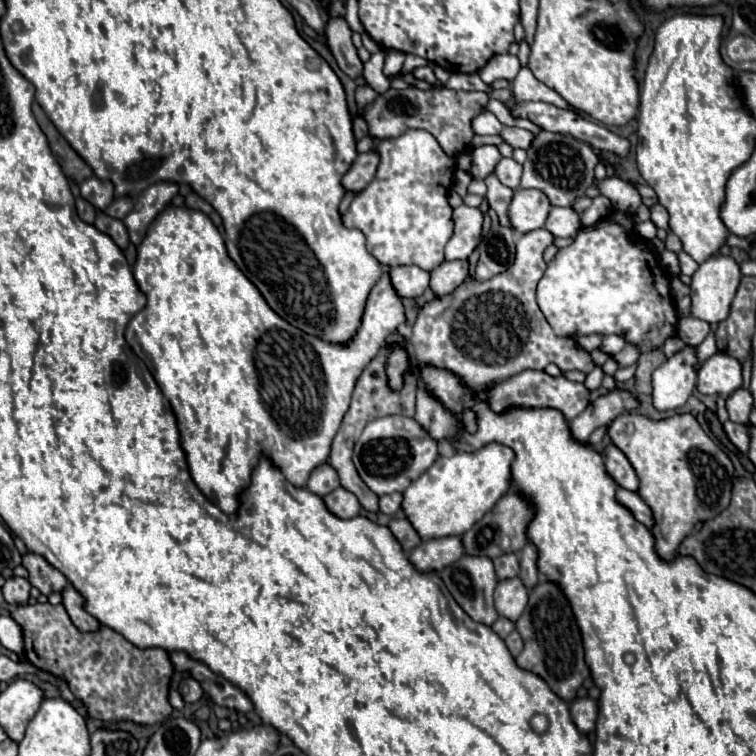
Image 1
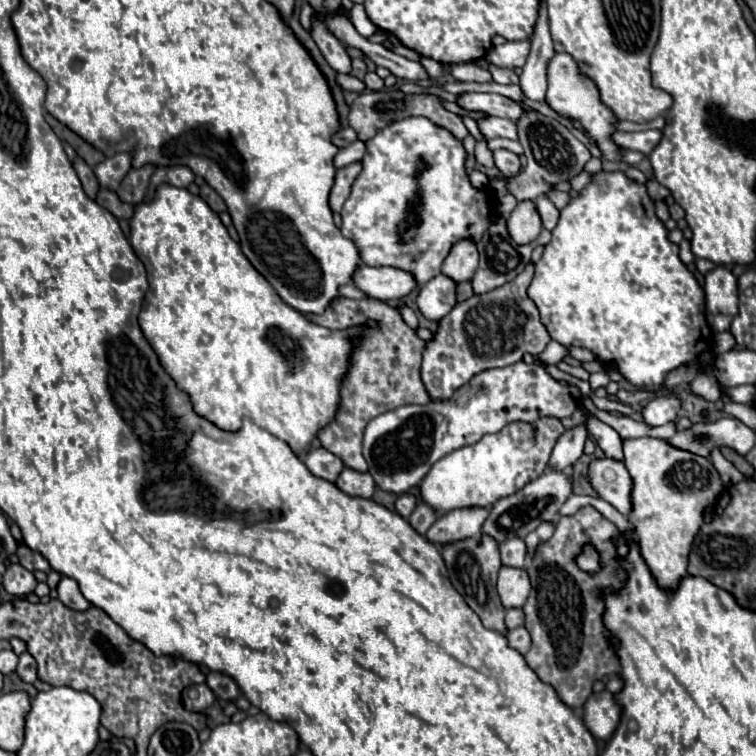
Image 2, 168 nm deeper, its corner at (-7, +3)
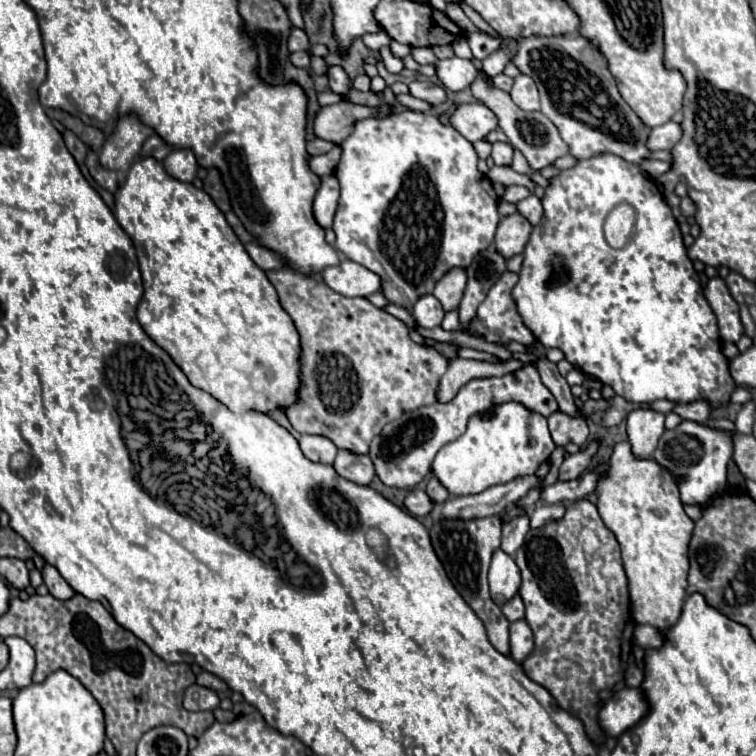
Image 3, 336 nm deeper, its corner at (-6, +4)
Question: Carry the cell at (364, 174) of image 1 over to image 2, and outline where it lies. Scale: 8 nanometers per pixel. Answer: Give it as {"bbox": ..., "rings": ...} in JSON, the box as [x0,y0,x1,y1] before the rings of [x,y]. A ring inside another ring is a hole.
{"bbox":[329,163,363,213],"rings":[[[351,163],[347,167],[341,167],[337,169],[337,175],[335,175],[335,185],[331,189],[331,195],[329,195],[329,205],[331,205],[331,211],[333,213],[339,213],[343,203],[347,201],[347,197],[351,195],[351,187],[353,187],[353,181],[359,177],[363,165],[361,163]]]}

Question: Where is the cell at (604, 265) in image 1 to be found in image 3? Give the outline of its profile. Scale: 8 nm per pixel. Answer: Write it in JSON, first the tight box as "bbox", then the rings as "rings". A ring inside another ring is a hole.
{"bbox":[512,154,736,408],"rings":[[[598,154],[592,158],[580,158],[572,168],[568,170],[560,170],[558,176],[548,180],[548,186],[544,188],[544,198],[542,198],[542,206],[544,206],[544,216],[542,222],[538,226],[532,228],[532,234],[524,246],[524,260],[522,260],[522,270],[518,274],[518,282],[512,288],[512,298],[516,302],[518,314],[522,318],[522,322],[532,330],[534,338],[546,348],[558,348],[564,352],[564,358],[574,366],[574,370],[594,376],[596,380],[600,380],[602,384],[608,384],[614,388],[614,392],[618,396],[622,396],[626,402],[634,402],[634,404],[650,404],[654,400],[670,400],[674,404],[690,404],[696,400],[706,400],[710,402],[712,408],[722,408],[730,402],[730,396],[736,388],[734,378],[730,376],[728,370],[728,358],[722,354],[722,340],[718,334],[718,326],[716,326],[716,316],[712,314],[712,308],[708,306],[702,286],[698,282],[696,270],[686,254],[686,246],[682,242],[682,234],[678,228],[678,222],[670,210],[670,206],[664,202],[664,196],[660,192],[660,188],[640,172],[640,168],[636,164],[630,164],[626,160],[622,160],[616,154]],[[618,202],[628,202],[634,206],[636,210],[636,226],[634,226],[634,238],[630,240],[628,246],[616,250],[612,248],[606,238],[604,238],[604,220],[610,214],[612,208],[618,206]]]}

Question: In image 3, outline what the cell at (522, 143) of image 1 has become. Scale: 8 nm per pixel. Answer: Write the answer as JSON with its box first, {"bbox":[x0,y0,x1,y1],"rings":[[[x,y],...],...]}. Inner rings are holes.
{"bbox":[450,102,496,142],"rings":[[[480,102],[458,104],[450,116],[450,126],[458,130],[466,140],[476,142],[482,140],[490,130],[496,130],[496,118],[492,118],[492,110],[484,110]]]}

